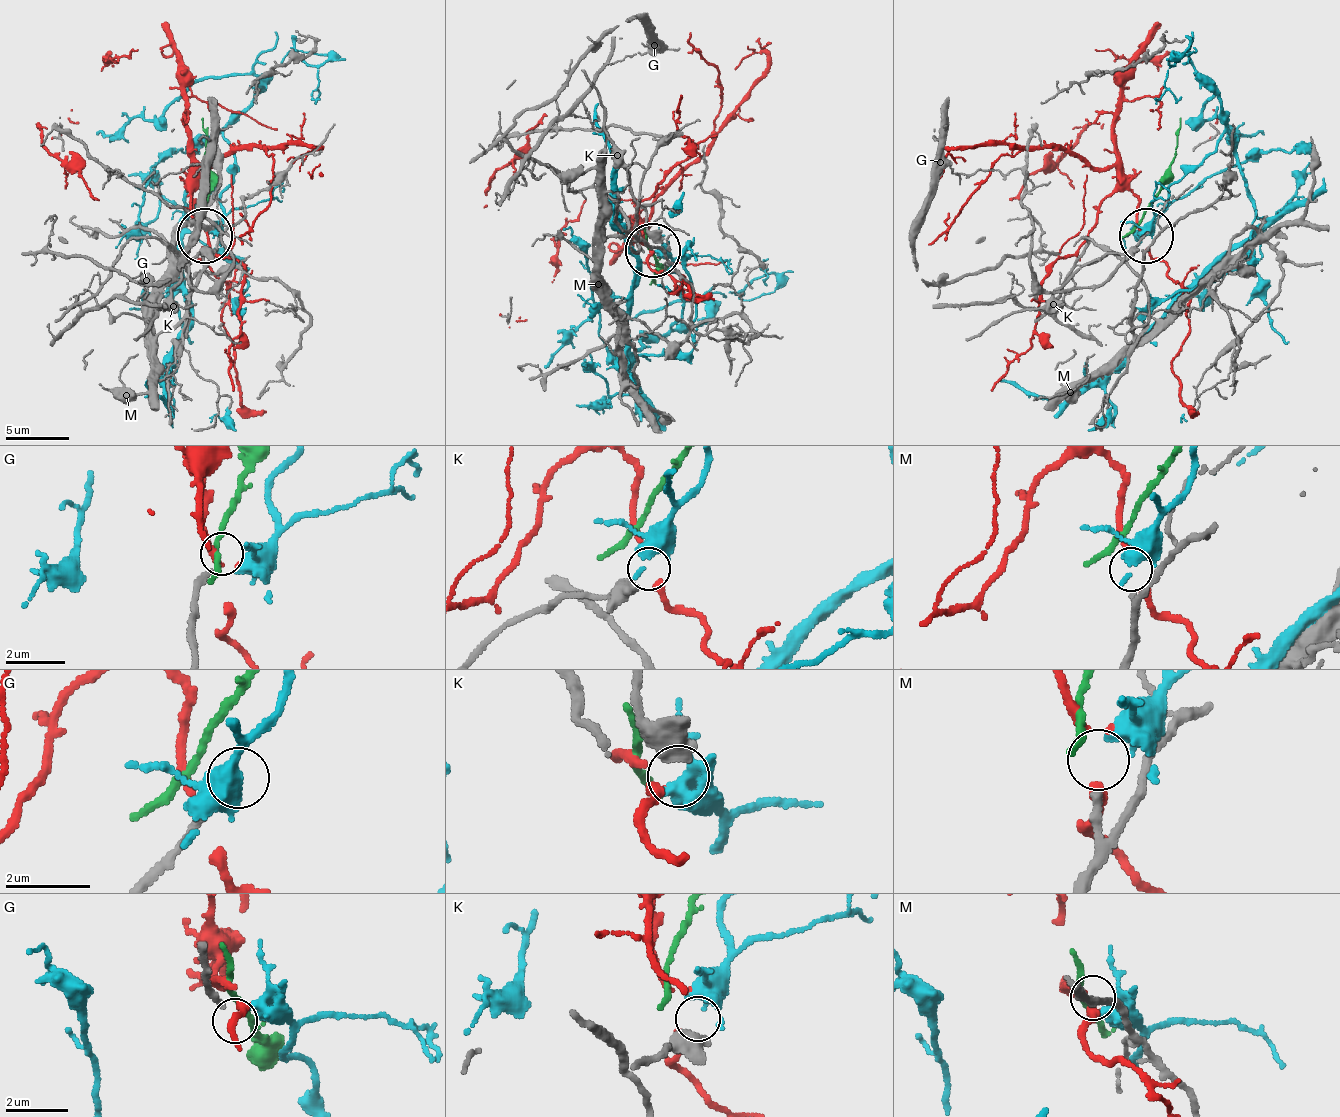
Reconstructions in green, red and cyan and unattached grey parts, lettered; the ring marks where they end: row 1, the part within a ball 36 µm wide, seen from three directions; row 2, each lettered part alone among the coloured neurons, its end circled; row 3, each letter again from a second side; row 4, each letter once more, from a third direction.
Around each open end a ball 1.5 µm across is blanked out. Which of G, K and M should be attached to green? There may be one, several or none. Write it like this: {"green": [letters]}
{"green": []}

